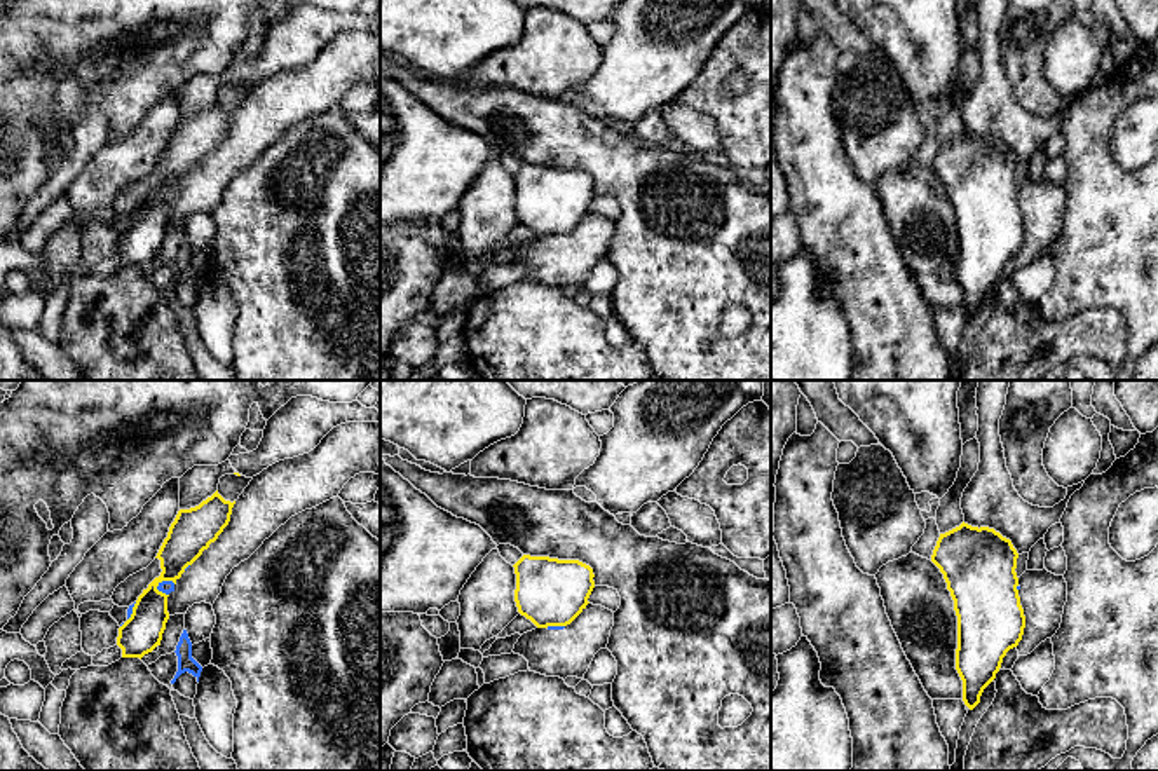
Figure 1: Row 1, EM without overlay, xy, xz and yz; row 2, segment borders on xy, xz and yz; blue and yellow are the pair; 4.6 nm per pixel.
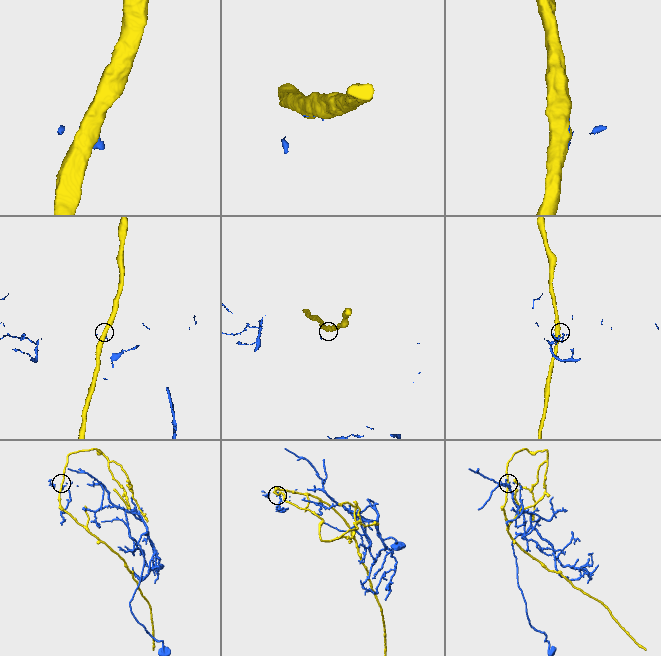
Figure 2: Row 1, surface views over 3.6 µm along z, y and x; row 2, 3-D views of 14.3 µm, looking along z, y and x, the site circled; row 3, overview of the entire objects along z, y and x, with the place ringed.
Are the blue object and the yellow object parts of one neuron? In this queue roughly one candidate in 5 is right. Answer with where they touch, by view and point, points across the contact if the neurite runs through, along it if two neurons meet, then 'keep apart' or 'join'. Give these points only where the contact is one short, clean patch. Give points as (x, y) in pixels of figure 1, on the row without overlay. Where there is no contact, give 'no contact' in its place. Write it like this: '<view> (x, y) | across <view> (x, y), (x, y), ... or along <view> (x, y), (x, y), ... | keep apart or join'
xy (164, 191) | along xy (175, 192), (163, 191), (156, 197) | keep apart

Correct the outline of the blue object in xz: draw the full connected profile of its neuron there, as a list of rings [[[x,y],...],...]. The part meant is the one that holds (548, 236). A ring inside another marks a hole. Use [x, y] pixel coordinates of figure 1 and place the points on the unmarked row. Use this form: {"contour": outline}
{"contour": [[[588,213],[567,235],[535,237],[523,242],[513,262],[528,270],[530,281],[546,286],[582,288],[595,263],[609,253],[614,222]]]}

